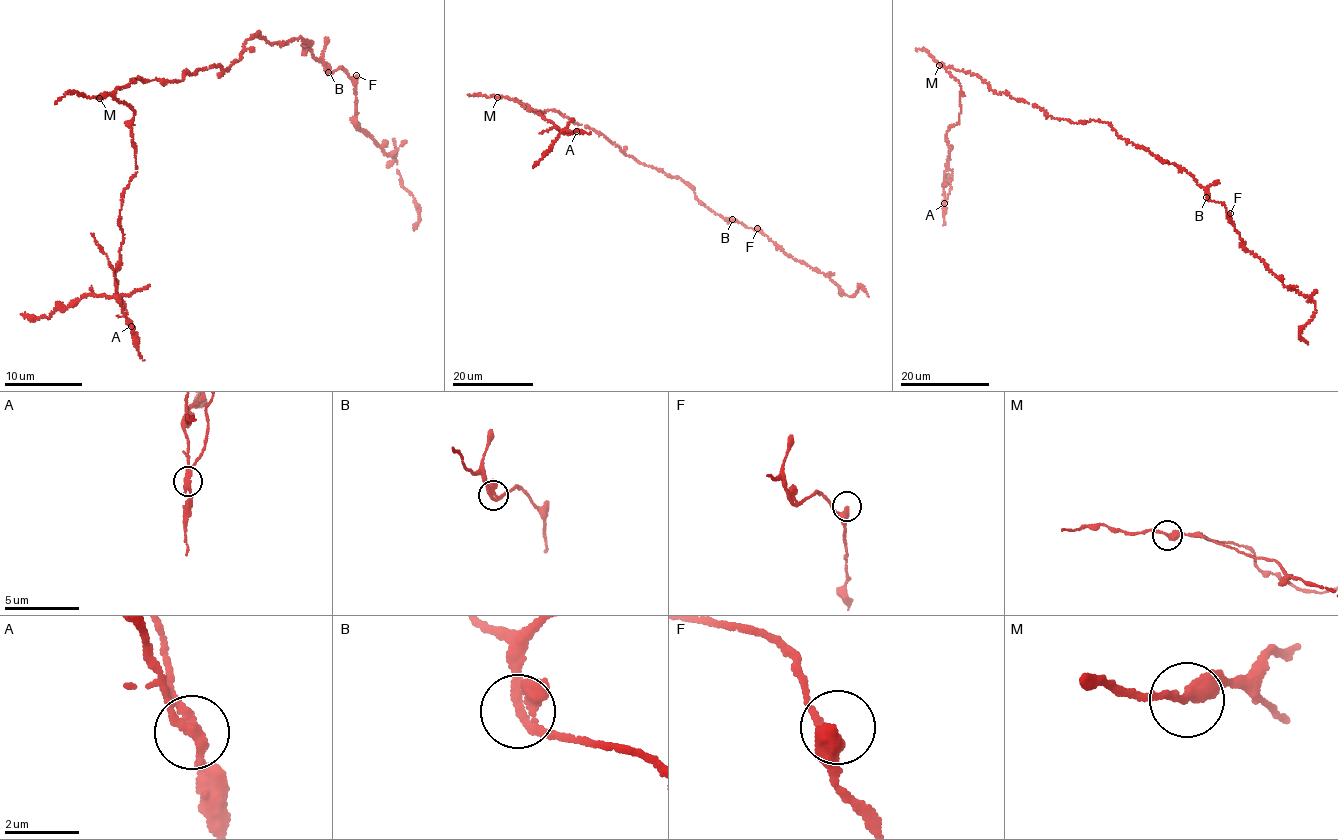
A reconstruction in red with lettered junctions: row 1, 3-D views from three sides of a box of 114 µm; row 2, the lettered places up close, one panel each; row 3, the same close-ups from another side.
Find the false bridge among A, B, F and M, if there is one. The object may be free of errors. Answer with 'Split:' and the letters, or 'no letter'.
Split: A

